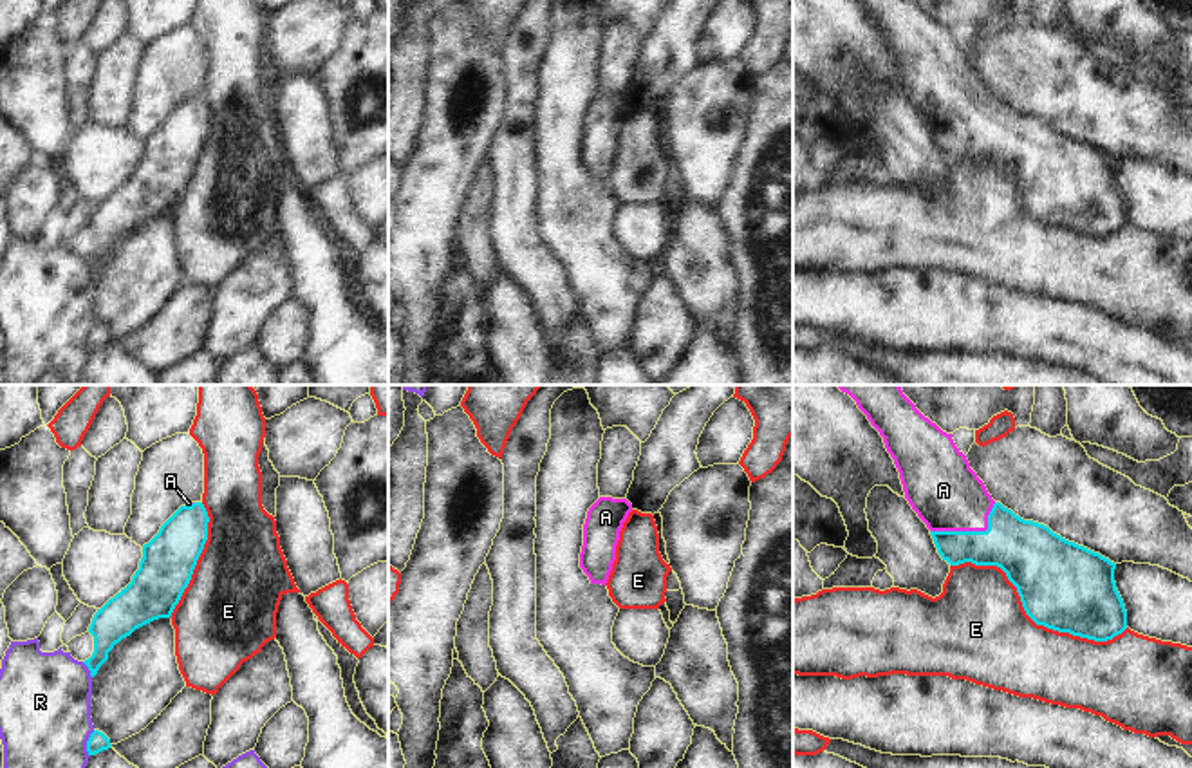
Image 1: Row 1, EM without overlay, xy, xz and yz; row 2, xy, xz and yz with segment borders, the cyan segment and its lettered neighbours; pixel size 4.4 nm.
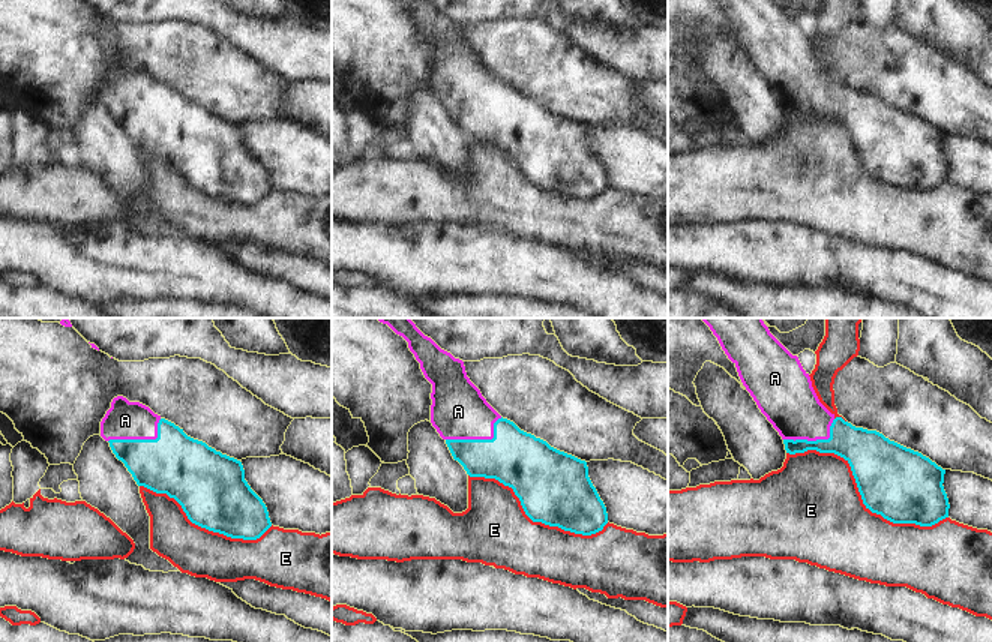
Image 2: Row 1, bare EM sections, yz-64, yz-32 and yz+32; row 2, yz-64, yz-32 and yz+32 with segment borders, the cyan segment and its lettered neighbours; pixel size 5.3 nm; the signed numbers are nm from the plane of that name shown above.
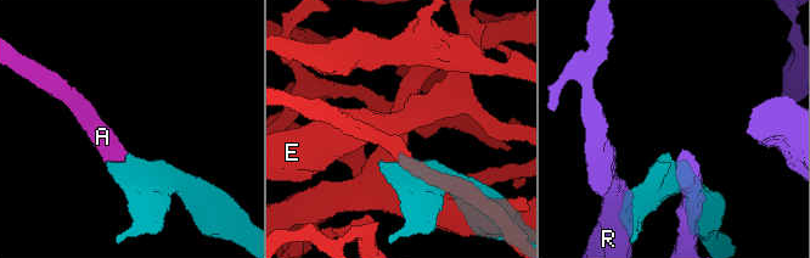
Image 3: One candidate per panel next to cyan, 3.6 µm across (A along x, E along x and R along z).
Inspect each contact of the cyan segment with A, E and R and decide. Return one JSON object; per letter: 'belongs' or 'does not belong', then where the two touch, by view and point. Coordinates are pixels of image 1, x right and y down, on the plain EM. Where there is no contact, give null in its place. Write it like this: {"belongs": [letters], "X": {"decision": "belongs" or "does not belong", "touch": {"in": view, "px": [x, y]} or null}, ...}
{"belongs": ["A"], "A": {"decision": "belongs", "touch": {"in": "yz", "px": [970, 127]}}, "E": {"decision": "does not belong", "touch": {"in": "yz", "px": [1030, 212]}}, "R": {"decision": "does not belong", "touch": {"in": "xy", "px": [87, 338]}}}

